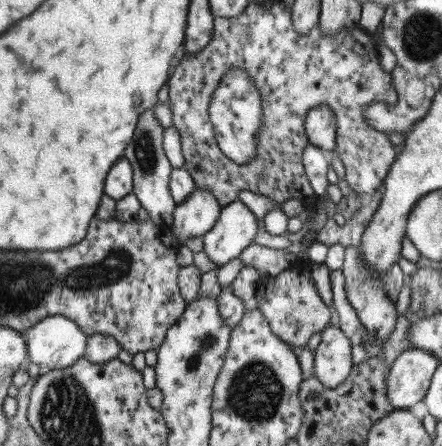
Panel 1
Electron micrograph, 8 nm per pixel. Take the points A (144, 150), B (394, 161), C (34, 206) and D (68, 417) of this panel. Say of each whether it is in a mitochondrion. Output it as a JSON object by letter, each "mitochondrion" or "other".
{"A":"mitochondrion","B":"other","C":"other","D":"mitochondrion"}

